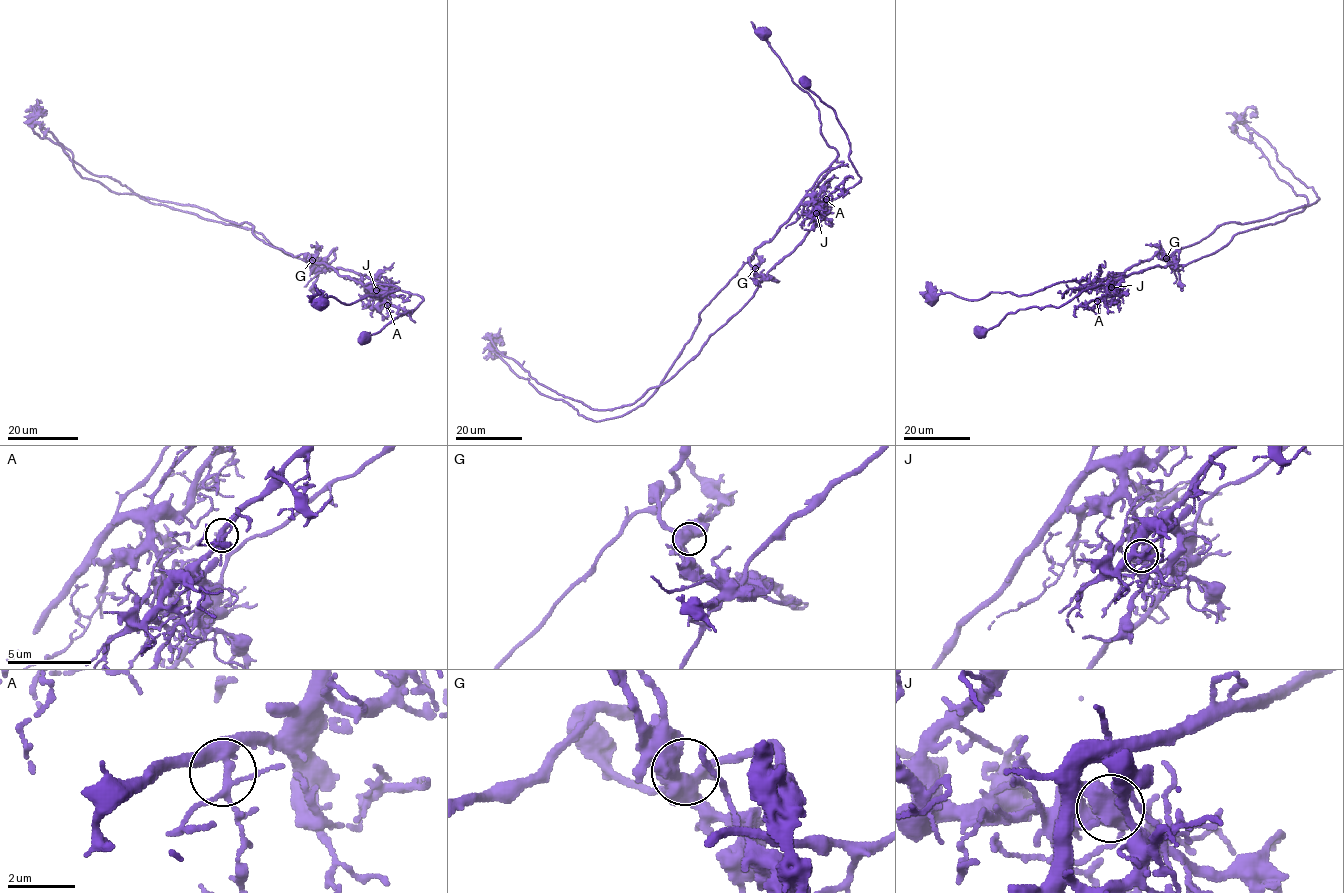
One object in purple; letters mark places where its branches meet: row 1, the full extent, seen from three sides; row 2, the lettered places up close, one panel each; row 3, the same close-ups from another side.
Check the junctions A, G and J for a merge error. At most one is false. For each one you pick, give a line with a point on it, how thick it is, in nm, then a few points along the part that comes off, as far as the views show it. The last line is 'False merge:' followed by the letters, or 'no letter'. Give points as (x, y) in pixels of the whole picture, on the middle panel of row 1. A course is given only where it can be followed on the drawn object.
J: Place: (816, 213). Thickness 500 nm. Course of the part to remove: (815, 213), (822, 219), (754, 295), (631, 404), (593, 410), (565, 397), (503, 355), (493, 335), (482, 353)
False merge: J

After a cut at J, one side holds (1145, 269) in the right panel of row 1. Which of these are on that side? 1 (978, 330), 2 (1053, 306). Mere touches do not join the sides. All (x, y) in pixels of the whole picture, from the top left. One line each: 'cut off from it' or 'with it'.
1: with it
2: with it

